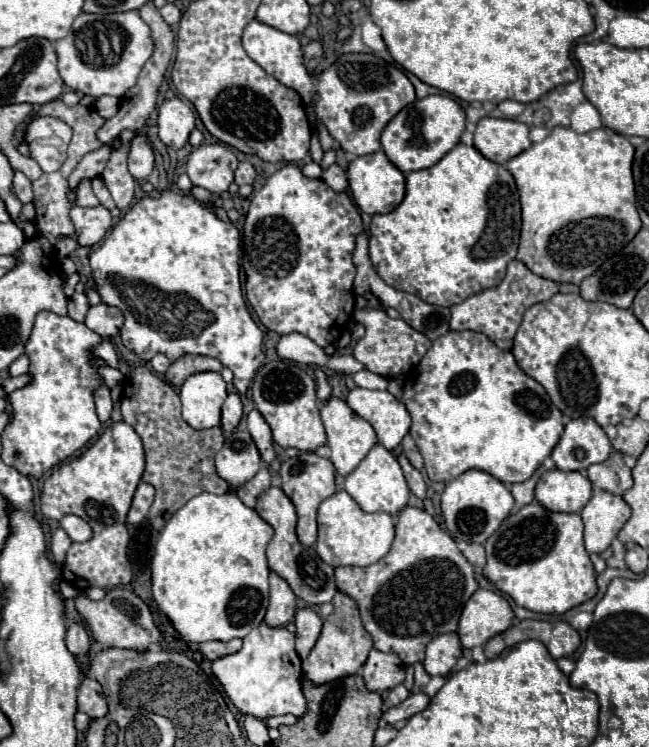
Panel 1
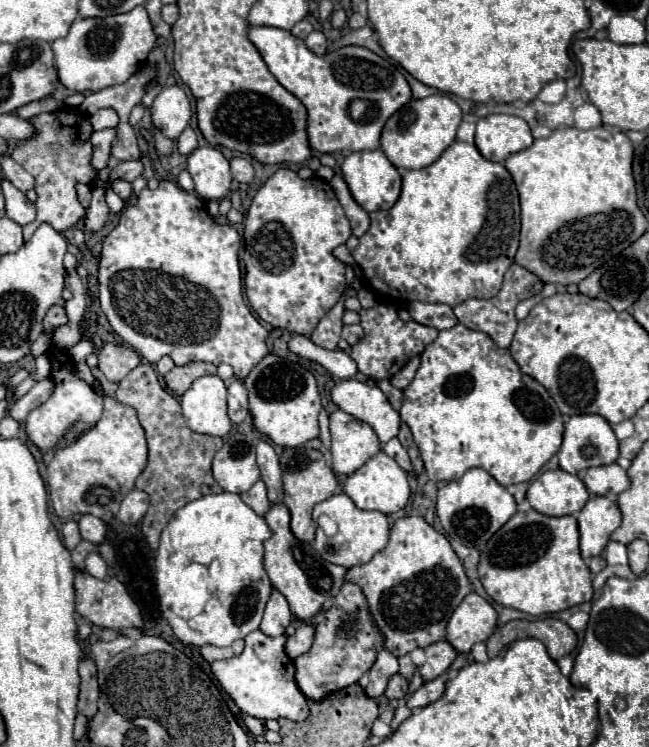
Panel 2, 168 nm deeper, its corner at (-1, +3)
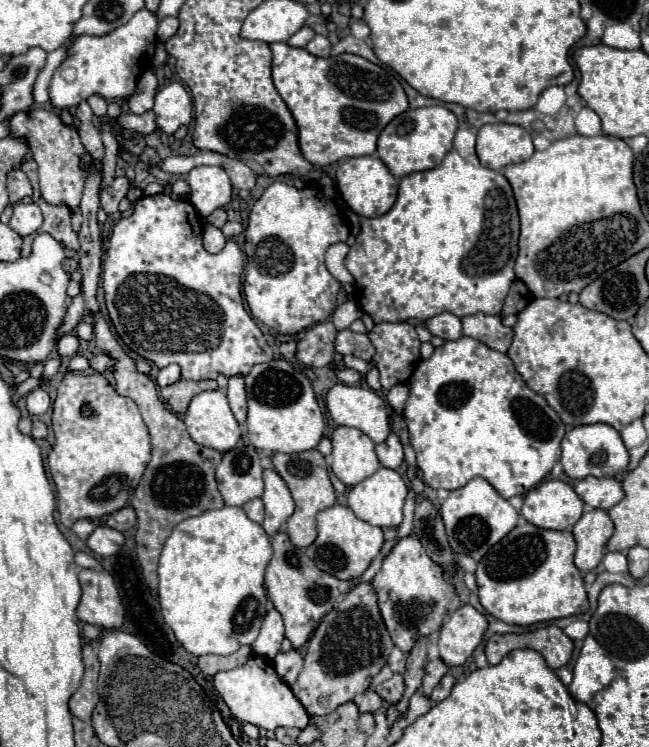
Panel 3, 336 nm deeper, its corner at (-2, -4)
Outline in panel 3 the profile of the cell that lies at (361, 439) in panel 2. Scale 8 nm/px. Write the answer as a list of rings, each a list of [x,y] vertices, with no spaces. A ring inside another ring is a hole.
[[[338,426],[332,434],[332,472],[336,478],[350,486],[360,484],[360,480],[372,476],[380,468],[374,442],[356,428]]]

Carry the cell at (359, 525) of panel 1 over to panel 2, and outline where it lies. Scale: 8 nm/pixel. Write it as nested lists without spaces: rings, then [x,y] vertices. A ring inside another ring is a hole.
[[[337,493],[325,501],[321,501],[319,505],[315,505],[313,509],[313,517],[319,517],[321,513],[329,515],[337,525],[339,531],[333,537],[327,537],[323,533],[323,529],[317,529],[317,537],[311,543],[313,549],[329,563],[335,565],[343,565],[343,567],[353,567],[353,565],[363,565],[367,561],[371,561],[371,557],[379,551],[383,551],[387,547],[389,541],[389,521],[387,515],[381,511],[361,511],[355,507],[355,503],[345,495],[345,493]]]

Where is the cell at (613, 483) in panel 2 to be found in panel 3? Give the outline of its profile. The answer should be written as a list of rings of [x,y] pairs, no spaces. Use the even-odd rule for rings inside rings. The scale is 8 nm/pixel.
[[[588,476],[584,480],[578,480],[574,484],[574,490],[584,504],[588,504],[590,508],[600,508],[600,510],[608,510],[624,498],[620,482],[614,478]]]

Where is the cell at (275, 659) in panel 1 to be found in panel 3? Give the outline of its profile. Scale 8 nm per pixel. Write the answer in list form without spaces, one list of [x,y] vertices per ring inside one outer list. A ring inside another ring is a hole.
[[[254,654],[244,666],[238,666],[226,672],[218,672],[214,676],[214,688],[218,690],[222,700],[228,704],[230,712],[240,722],[248,722],[264,730],[276,730],[280,726],[304,728],[308,724],[308,714],[304,706],[296,700],[290,686],[286,686],[278,678],[272,662],[264,656]]]

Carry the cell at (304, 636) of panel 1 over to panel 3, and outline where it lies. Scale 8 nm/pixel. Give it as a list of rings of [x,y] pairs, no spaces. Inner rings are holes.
[[[290,650],[290,652],[280,652],[274,660],[272,660],[272,664],[274,664],[274,668],[276,668],[276,674],[288,684],[288,686],[292,686],[294,682],[296,682],[296,678],[298,678],[298,674],[300,674],[300,670],[302,670],[302,662],[304,662],[304,658],[302,658],[302,654],[298,652],[298,650]]]

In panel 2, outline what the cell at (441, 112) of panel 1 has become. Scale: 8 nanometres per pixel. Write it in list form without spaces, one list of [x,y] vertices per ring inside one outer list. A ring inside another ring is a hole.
[[[443,93],[413,99],[387,119],[381,133],[381,149],[397,169],[423,169],[437,161],[439,155],[455,141],[461,117],[461,107]]]

